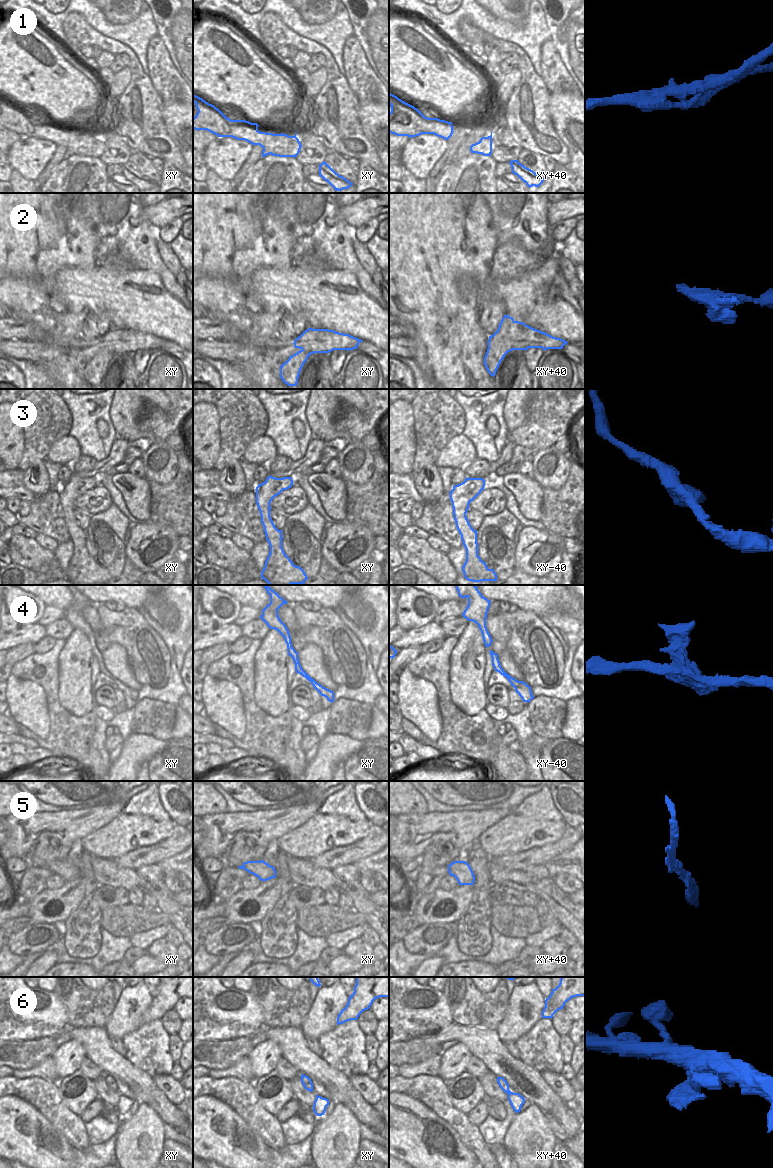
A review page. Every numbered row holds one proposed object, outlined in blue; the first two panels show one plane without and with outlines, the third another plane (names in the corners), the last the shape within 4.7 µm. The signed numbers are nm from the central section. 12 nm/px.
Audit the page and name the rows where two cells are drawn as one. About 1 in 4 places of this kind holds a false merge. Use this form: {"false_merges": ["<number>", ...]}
{"false_merges": ["1", "2"]}

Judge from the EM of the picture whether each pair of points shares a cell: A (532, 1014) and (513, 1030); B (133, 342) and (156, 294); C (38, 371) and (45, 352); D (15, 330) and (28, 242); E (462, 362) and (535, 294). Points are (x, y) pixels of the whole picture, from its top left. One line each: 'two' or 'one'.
A: one
B: two
C: two
D: two
E: two

